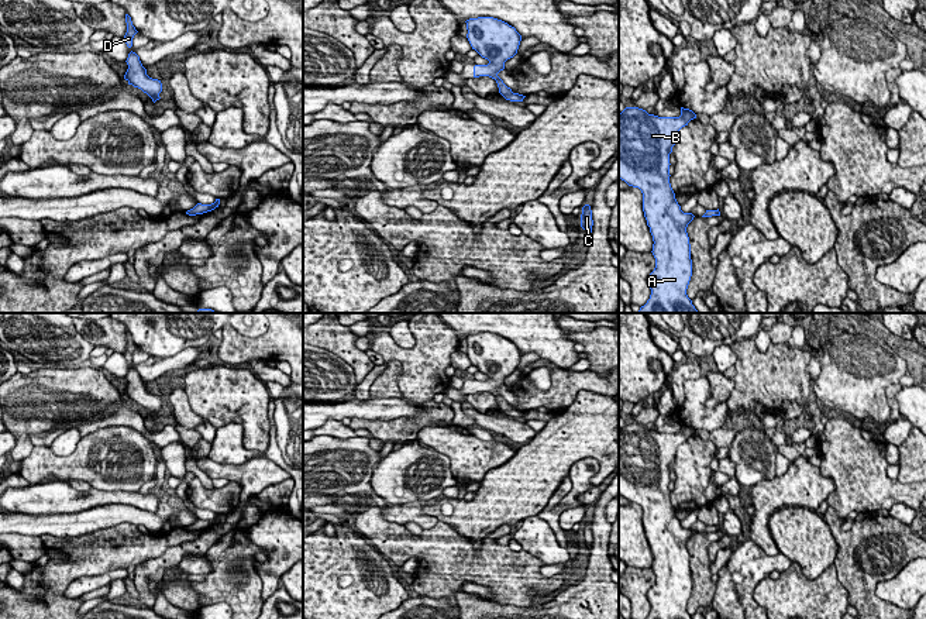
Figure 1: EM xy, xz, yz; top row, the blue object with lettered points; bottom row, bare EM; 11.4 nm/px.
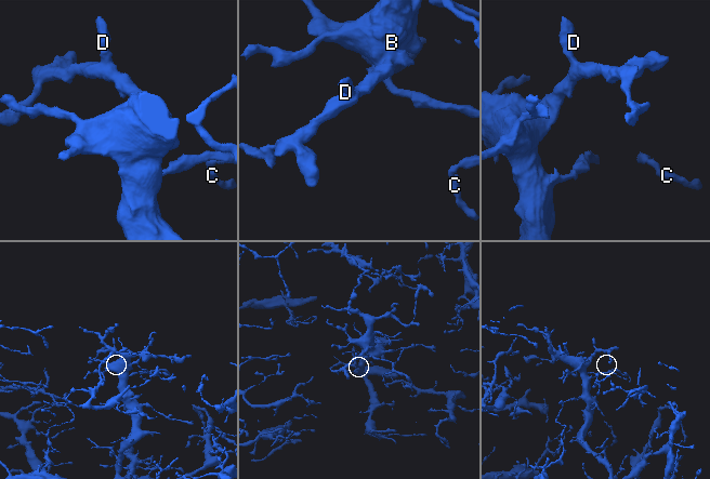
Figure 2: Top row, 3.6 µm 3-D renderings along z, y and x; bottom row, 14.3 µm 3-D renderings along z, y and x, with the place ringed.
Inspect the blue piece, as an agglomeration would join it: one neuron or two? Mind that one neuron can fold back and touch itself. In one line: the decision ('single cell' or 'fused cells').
single cell

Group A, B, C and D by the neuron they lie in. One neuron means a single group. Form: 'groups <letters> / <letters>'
groups A B C D

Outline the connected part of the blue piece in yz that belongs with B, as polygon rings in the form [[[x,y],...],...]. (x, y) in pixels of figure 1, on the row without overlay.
[[[626,423],[619,429],[619,494],[643,509],[643,527],[653,551],[655,584],[647,596],[651,605],[647,619],[692,619],[686,605],[692,592],[691,560],[686,548],[693,536],[684,529],[669,499],[669,470],[678,447],[696,430],[681,423],[679,433],[658,433],[638,423]]]

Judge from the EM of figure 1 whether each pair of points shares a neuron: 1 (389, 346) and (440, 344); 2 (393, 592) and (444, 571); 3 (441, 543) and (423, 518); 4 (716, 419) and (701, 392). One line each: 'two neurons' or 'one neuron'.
1: one neuron
2: two neurons
3: two neurons
4: one neuron

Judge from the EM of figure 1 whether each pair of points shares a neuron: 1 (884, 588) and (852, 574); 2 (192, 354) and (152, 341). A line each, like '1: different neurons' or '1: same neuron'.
1: different neurons
2: different neurons

